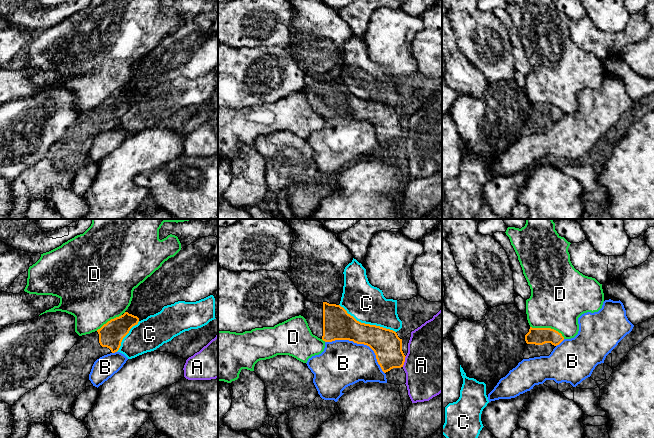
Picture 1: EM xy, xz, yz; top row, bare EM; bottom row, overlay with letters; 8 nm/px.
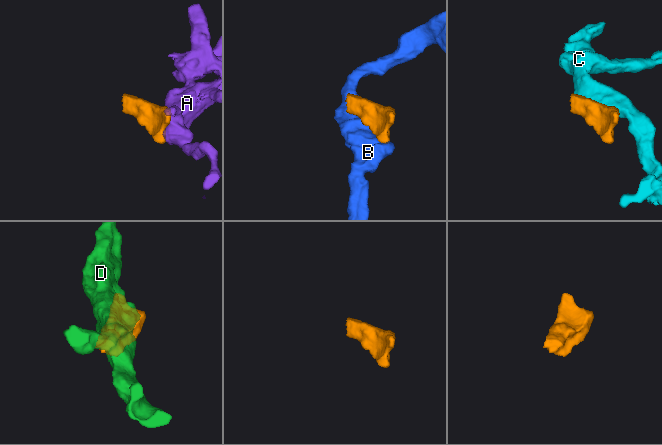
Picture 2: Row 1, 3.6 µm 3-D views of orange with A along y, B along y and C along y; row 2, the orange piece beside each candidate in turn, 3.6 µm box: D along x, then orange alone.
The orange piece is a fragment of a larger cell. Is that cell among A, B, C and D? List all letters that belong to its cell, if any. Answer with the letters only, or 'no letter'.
no letter

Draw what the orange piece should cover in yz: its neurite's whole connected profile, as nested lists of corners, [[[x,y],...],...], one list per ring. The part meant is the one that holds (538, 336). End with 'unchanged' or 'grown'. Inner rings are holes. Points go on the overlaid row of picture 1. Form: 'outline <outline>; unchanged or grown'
outline [[[530,327],[525,335],[524,359],[549,356],[563,340],[562,334],[554,329]]]; grown

